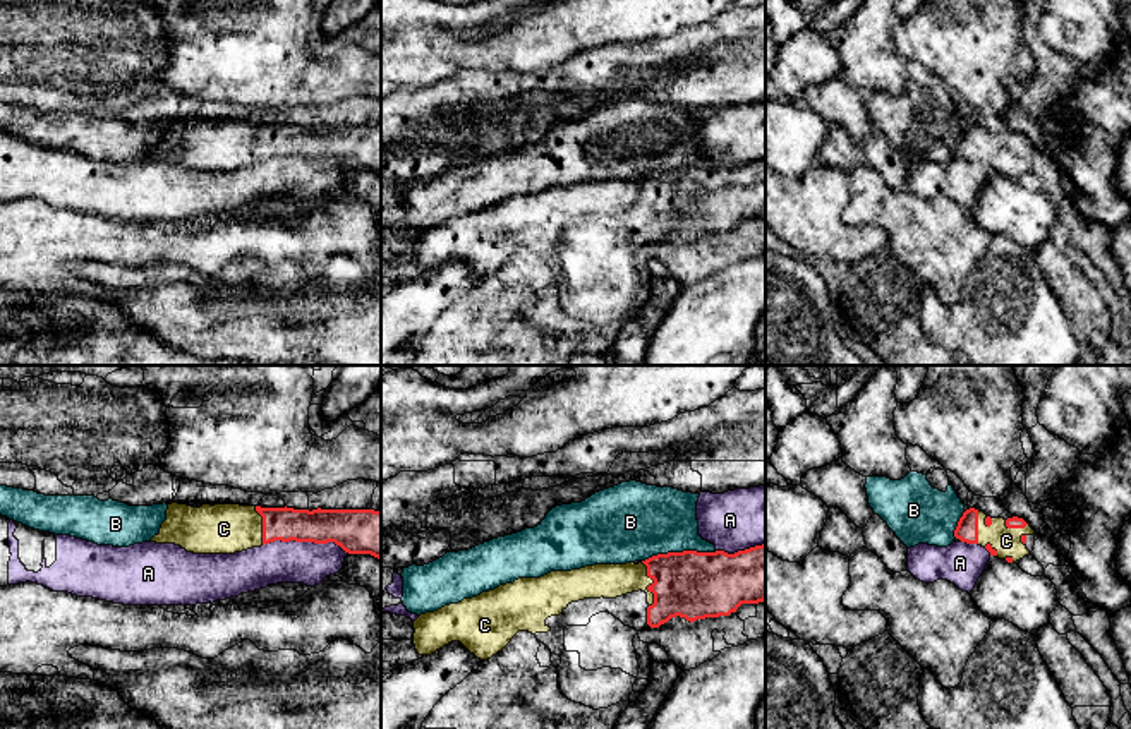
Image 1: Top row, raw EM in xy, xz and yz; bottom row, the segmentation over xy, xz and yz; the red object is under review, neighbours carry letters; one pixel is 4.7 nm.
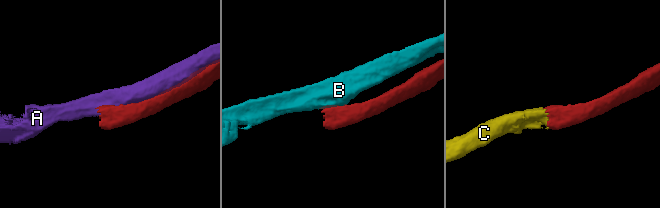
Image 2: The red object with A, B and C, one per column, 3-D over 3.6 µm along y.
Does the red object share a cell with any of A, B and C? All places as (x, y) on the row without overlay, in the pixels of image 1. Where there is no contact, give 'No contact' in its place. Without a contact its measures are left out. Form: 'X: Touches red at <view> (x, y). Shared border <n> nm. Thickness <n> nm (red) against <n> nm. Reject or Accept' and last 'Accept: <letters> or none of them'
A: Touches red at xy (306, 156). Shared border 400 nm. Thickness 200 nm (red) against 200 nm. Reject
B: Touches red at xz (678, 168). Shared border 360 nm. Thickness 320 nm (red) against 360 nm. Reject
C: Touches red at xz (653, 199). Shared border 220 nm. Thickness 320 nm (red) against 160 nm. Accept
Accept: C

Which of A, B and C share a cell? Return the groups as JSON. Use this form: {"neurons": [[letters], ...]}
{"neurons": [["A"], ["B"], ["C"]]}

